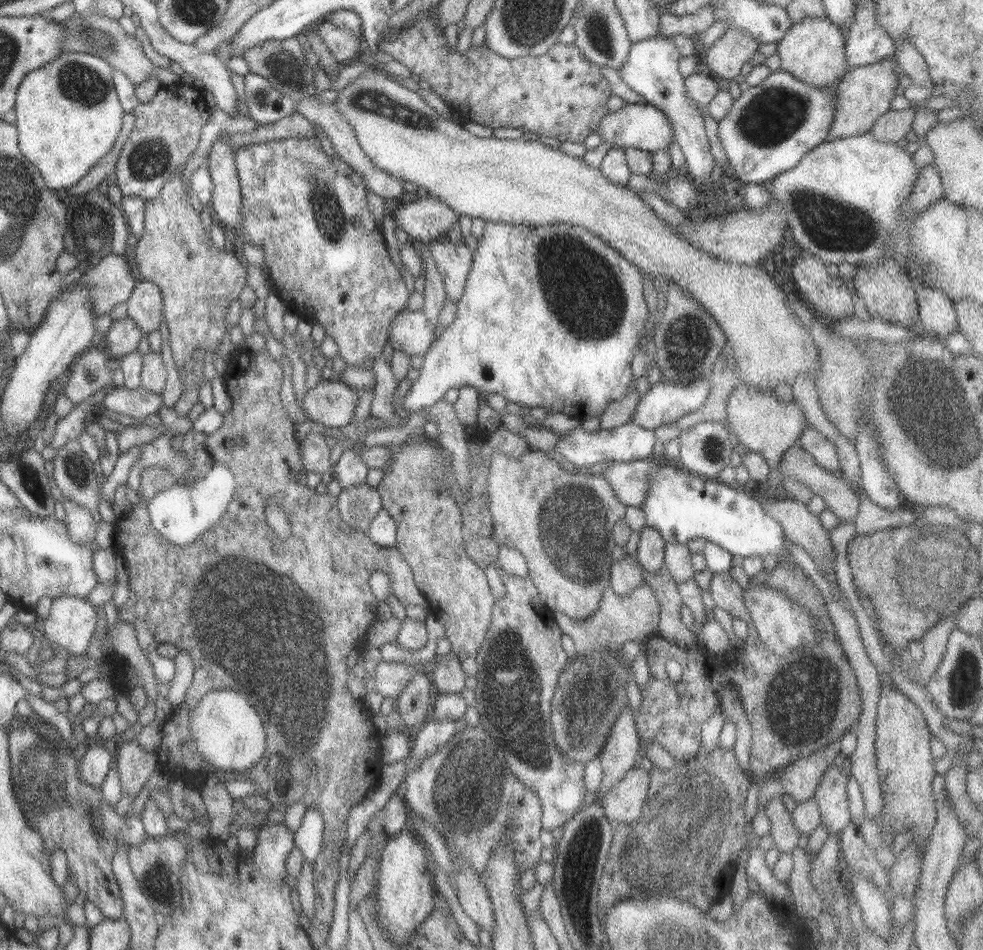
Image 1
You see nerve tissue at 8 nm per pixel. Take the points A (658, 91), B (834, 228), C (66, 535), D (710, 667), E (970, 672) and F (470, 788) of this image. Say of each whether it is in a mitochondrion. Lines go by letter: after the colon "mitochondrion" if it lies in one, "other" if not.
A: other
B: mitochondrion
C: other
D: other
E: mitochondrion
F: mitochondrion

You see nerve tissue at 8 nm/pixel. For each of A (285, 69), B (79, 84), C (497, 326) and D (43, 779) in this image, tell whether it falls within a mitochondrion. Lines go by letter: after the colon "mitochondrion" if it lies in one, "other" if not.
A: mitochondrion
B: mitochondrion
C: other
D: mitochondrion

